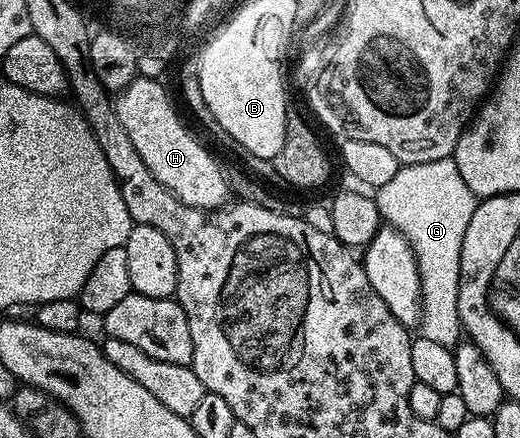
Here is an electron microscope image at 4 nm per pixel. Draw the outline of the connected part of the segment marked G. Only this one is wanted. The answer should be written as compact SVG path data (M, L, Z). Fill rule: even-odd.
M448 159L403 165L397 171L397 175L389 179L389 183L374 190L373 196L379 208L380 218L411 244L411 250L415 252L419 264L423 310L419 316L418 332L432 343L441 343L441 347L454 350L463 333L463 324L457 311L457 291L461 283L461 243L465 243L465 231L469 228L469 219L473 219L473 211L477 204L475 193L469 191L469 187L465 187L461 171L457 171L454 160Z

